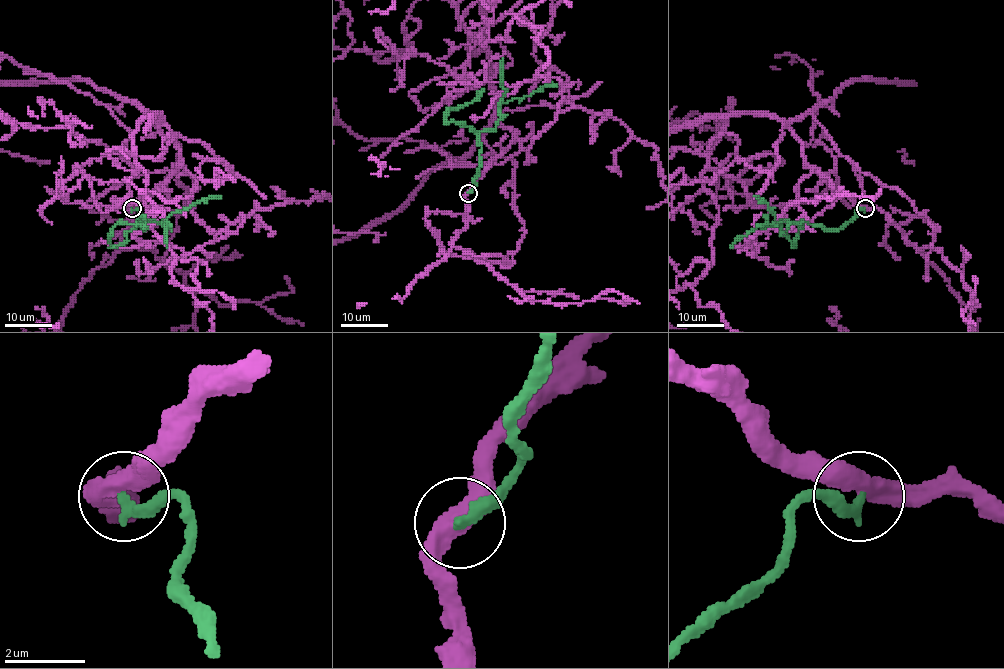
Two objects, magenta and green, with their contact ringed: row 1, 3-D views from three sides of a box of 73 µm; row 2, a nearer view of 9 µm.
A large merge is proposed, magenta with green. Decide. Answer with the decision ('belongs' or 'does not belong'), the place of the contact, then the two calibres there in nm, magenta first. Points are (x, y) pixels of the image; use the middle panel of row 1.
belongs; place (468, 193); calibres 480 and 320 nm

